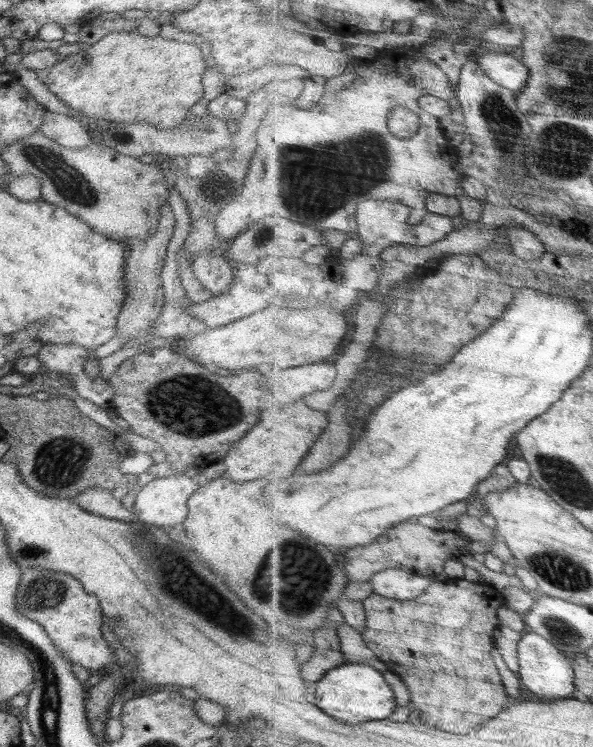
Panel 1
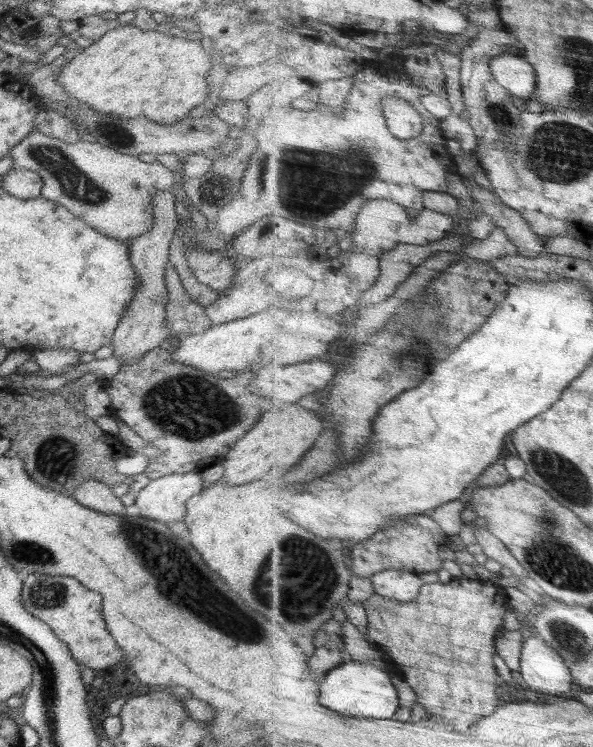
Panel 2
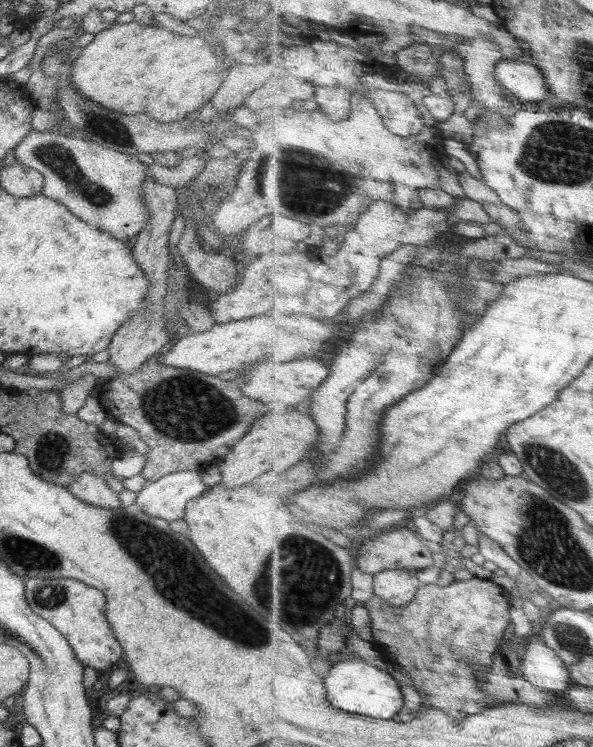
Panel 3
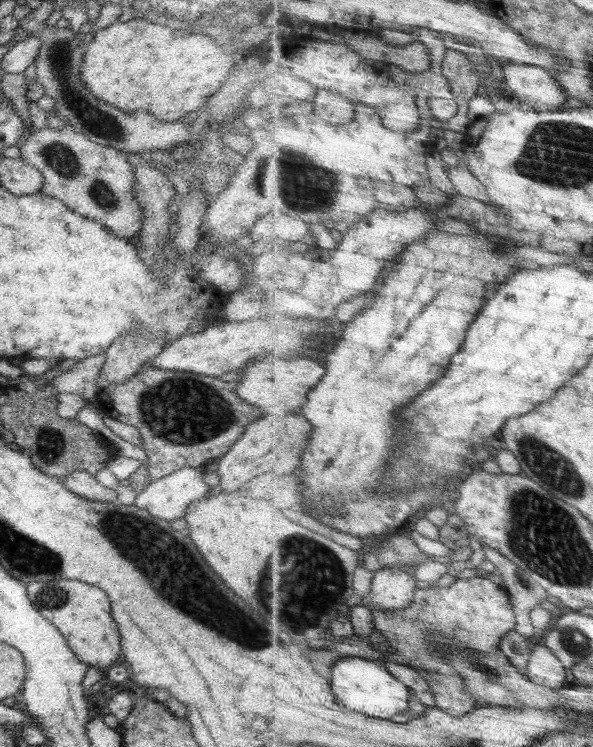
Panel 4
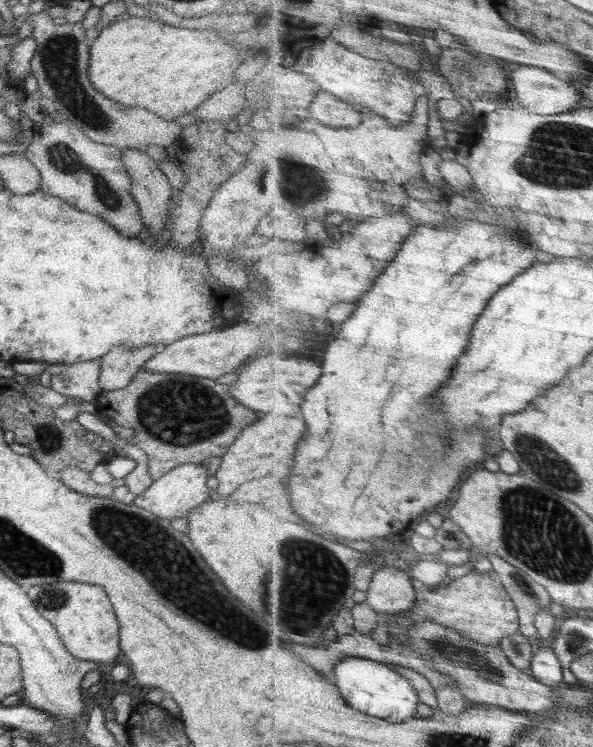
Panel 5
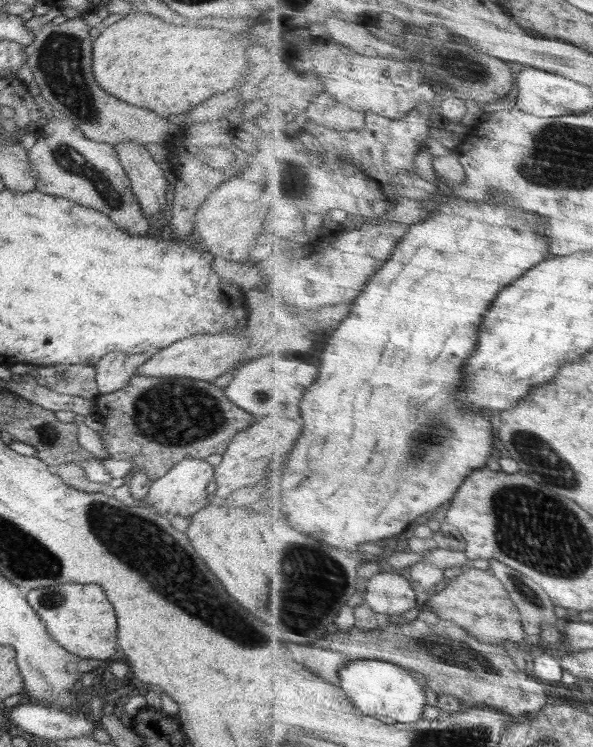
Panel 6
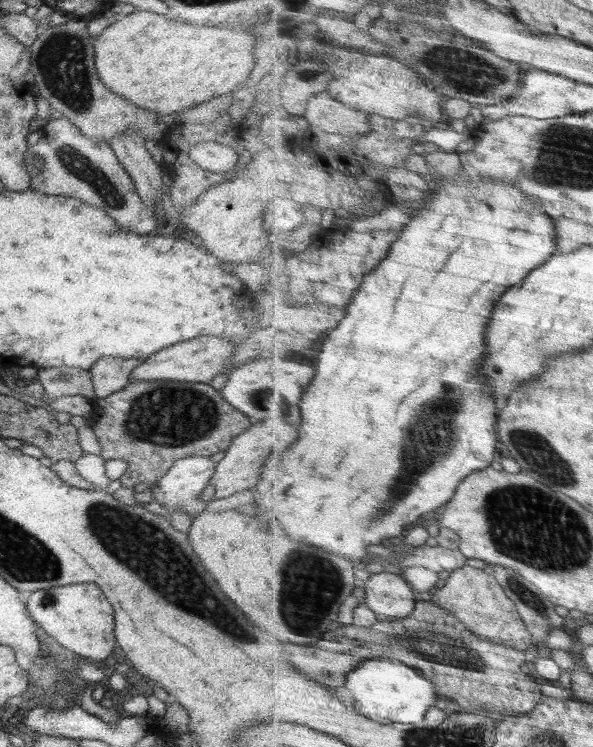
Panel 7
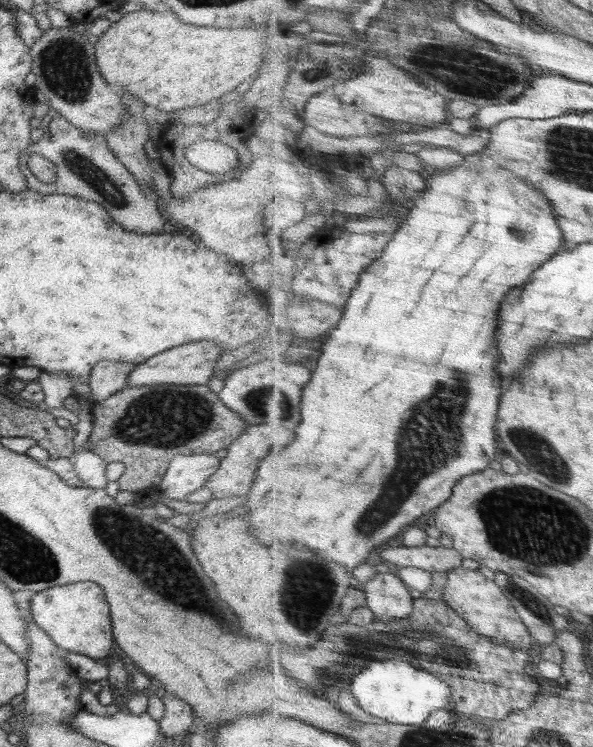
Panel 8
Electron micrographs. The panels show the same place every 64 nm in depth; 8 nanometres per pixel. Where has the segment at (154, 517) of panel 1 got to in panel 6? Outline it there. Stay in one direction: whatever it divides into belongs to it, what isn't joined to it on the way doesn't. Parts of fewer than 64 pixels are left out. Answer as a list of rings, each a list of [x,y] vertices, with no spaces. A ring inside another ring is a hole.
[[[184,459],[174,464],[168,473],[152,482],[148,494],[142,499],[150,504],[148,508],[159,515],[169,518],[180,514],[180,516],[192,516],[194,512],[202,510],[211,503],[207,492],[207,486],[213,480],[215,467],[204,461],[204,459]]]

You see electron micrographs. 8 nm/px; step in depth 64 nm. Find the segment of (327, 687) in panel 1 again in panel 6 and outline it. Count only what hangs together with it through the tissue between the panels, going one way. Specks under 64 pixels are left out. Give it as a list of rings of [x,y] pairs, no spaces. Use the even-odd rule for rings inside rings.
[[[352,660],[351,664],[341,671],[340,686],[345,690],[351,700],[370,716],[388,716],[398,723],[414,723],[424,719],[424,710],[428,706],[428,692],[414,678],[411,670],[403,665],[385,660]]]

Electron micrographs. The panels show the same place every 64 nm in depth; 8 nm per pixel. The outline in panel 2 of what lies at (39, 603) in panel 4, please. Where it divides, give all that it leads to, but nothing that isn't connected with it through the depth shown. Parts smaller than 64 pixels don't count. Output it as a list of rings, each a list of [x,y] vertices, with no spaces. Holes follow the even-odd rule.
[[[30,574],[24,580],[24,588],[20,594],[24,608],[52,628],[56,636],[68,646],[78,664],[97,671],[112,667],[124,656],[122,648],[118,648],[102,618],[102,596],[84,588],[78,580],[62,575]]]

